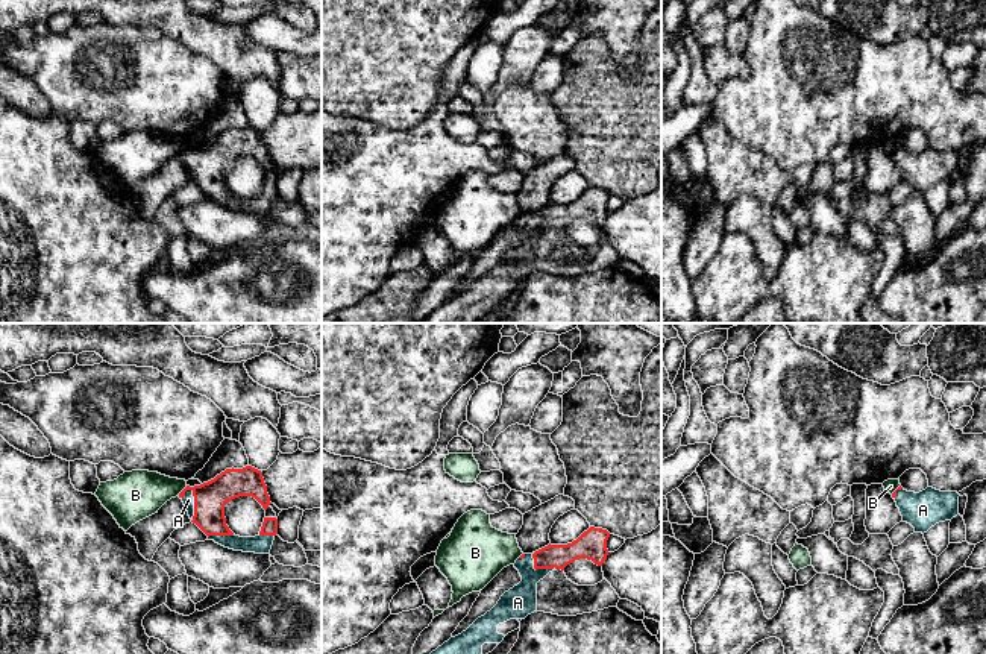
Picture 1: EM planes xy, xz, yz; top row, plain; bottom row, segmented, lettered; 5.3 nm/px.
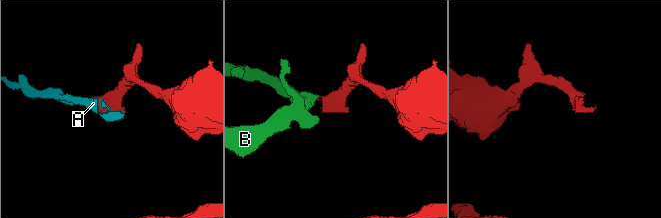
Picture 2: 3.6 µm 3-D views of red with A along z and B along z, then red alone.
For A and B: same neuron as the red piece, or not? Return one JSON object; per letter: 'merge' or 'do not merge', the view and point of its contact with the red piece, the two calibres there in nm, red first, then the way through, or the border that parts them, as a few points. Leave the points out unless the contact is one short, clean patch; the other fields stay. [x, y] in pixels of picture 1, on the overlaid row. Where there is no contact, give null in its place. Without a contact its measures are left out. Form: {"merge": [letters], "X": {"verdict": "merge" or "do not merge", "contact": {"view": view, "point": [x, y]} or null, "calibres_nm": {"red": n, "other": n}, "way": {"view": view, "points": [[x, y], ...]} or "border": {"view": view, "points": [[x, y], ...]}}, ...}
{"merge": ["A"], "A": {"verdict": "merge", "contact": {"view": "xy", "point": [194, 504]}, "calibres_nm": {"red": 180, "other": 60}}, "B": {"verdict": "do not merge", "contact": {"view": "xy", "point": [182, 490]}, "calibres_nm": {"red": 180, "other": 260}, "border": {"view": "xy", "points": [[187, 486], [178, 495]]}}}

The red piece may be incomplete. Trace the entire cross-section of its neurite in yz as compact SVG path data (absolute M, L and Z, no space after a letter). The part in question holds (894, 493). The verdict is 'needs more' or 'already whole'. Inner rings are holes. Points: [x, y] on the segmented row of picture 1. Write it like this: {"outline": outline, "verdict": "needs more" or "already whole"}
{"outline": "M901 486L892 493L903 522L910 524L915 533L927 533L939 522L951 520L959 514L959 493L940 492L933 487L915 493Z", "verdict": "needs more"}

